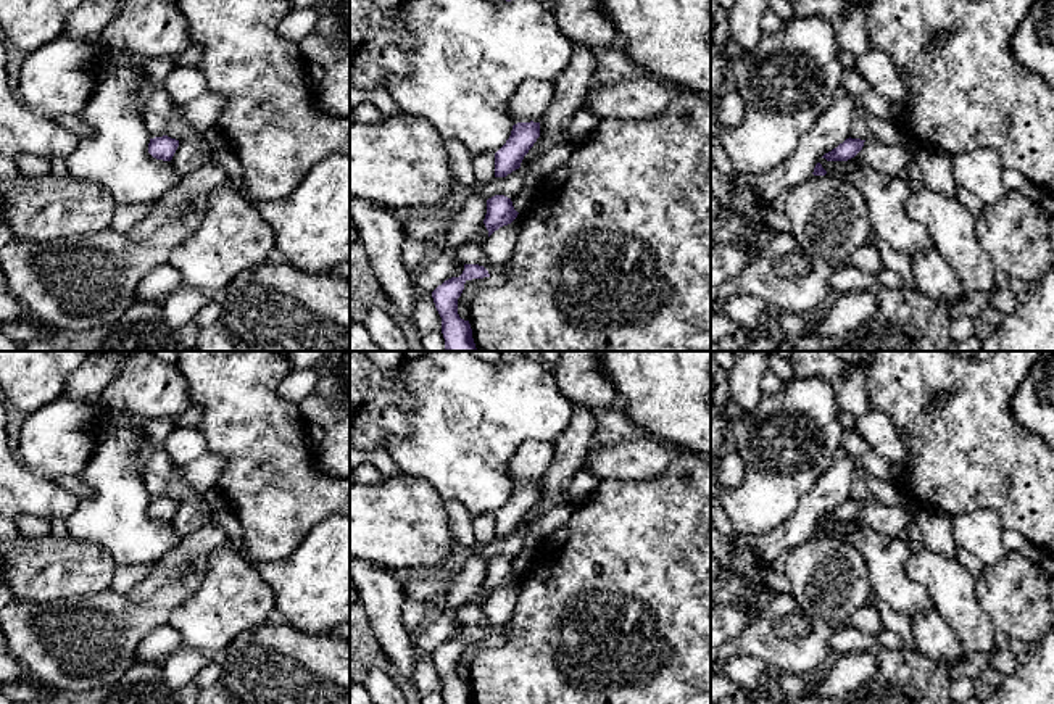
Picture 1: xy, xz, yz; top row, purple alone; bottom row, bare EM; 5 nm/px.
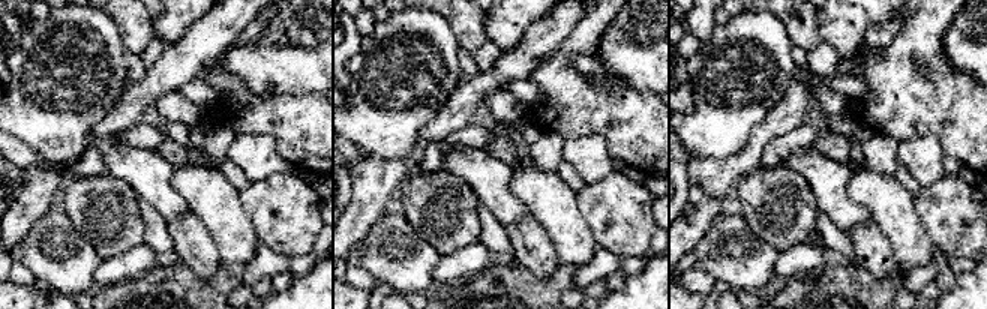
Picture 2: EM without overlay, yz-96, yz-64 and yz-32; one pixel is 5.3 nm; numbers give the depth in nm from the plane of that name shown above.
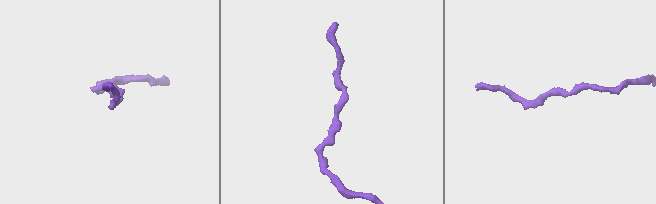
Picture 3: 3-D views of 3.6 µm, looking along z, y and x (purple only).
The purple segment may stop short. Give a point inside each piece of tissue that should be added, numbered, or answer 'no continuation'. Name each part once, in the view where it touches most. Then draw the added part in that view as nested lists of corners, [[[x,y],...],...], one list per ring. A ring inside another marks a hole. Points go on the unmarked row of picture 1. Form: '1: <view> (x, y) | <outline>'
no continuation

